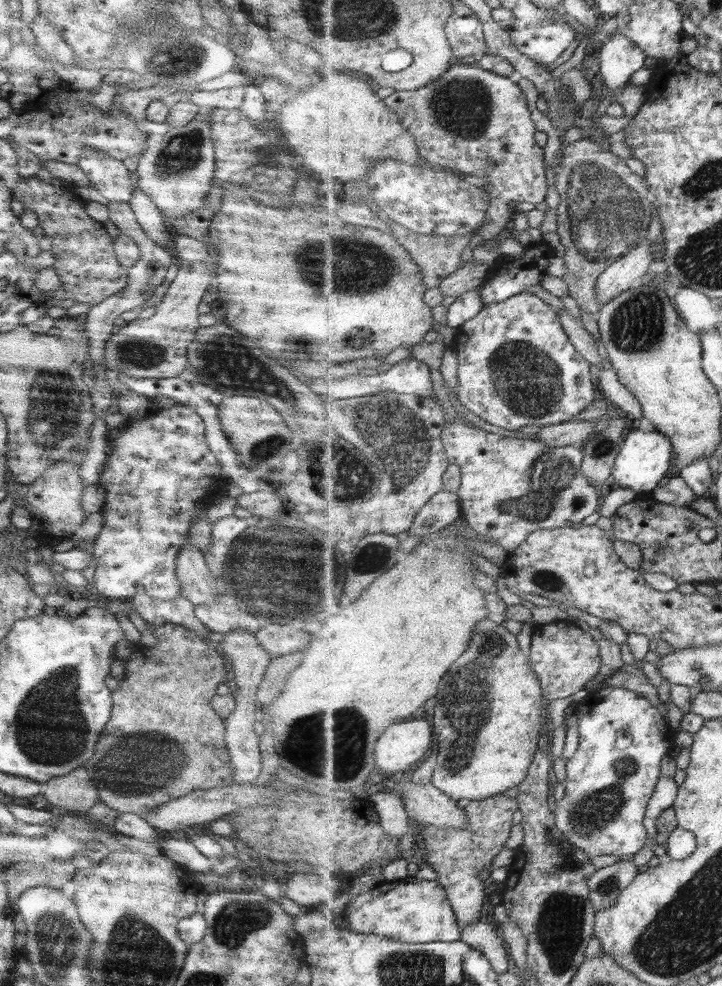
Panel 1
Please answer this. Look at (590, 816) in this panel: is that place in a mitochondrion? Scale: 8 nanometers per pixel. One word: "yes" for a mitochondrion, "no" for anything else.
yes

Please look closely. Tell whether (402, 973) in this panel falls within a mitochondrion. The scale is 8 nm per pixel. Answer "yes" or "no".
yes

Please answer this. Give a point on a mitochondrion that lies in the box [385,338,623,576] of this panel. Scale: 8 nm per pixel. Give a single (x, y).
(548, 478)

